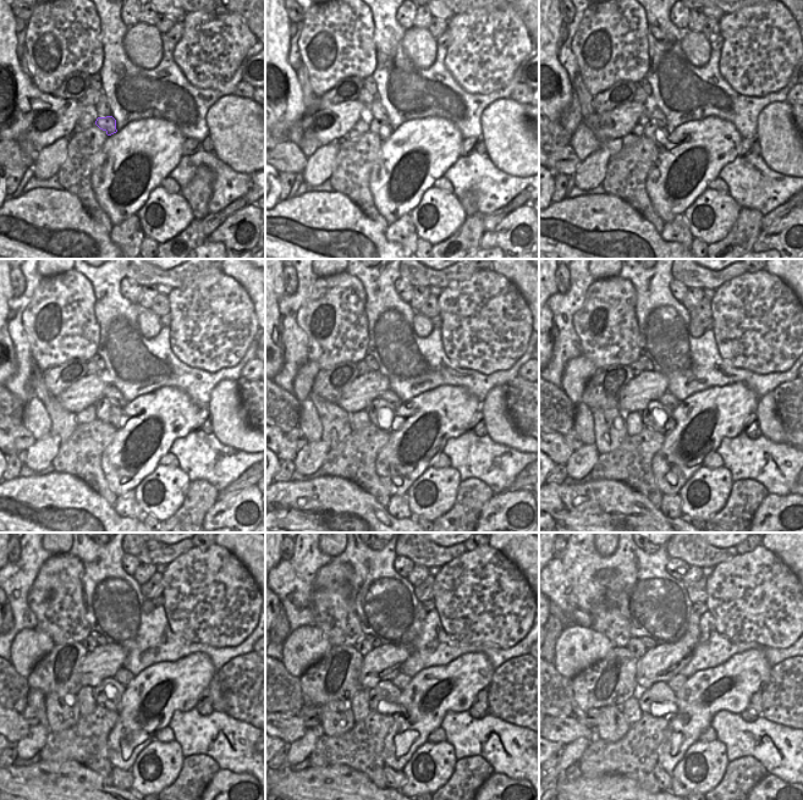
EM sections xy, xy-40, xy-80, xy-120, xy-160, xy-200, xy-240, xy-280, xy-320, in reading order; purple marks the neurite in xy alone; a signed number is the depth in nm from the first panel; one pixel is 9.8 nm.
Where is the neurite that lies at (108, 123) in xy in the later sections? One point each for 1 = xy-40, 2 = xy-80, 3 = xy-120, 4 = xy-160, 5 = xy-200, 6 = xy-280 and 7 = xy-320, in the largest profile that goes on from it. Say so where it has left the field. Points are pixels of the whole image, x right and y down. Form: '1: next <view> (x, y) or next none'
1: next xy-40 (384, 130)
2: next xy-80 (659, 136)
3: next xy-120 (105, 410)
4: next xy-160 (383, 415)
5: next xy-200 (655, 415)
6: next xy-280 (385, 691)
7: next xy-320 (660, 691)

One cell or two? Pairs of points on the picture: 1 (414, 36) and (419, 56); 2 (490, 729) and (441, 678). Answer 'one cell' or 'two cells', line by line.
1: one cell
2: two cells

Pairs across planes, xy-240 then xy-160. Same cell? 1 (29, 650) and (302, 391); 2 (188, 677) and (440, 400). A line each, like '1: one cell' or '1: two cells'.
1: one cell
2: one cell

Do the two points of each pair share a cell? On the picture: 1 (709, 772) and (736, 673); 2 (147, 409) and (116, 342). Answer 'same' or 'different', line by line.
1: different
2: different

